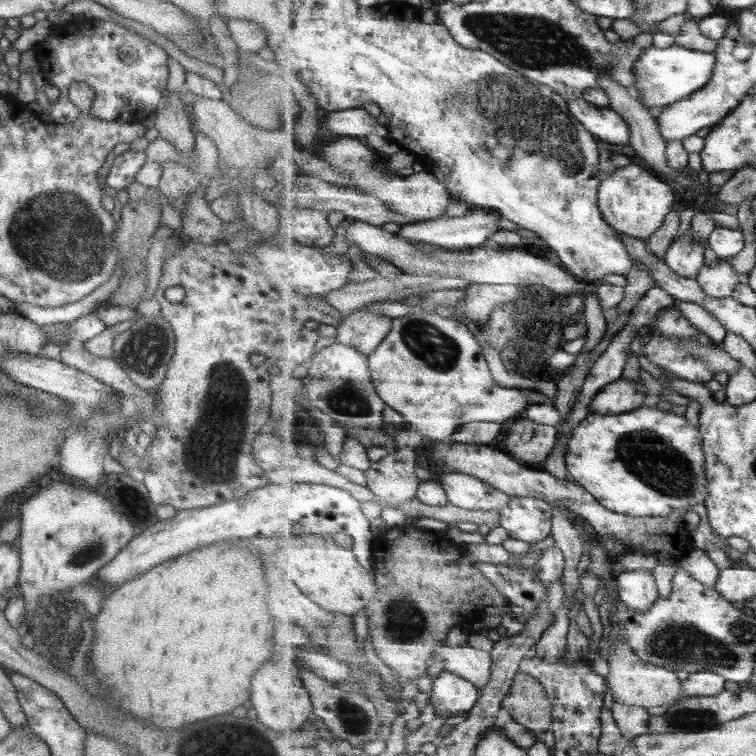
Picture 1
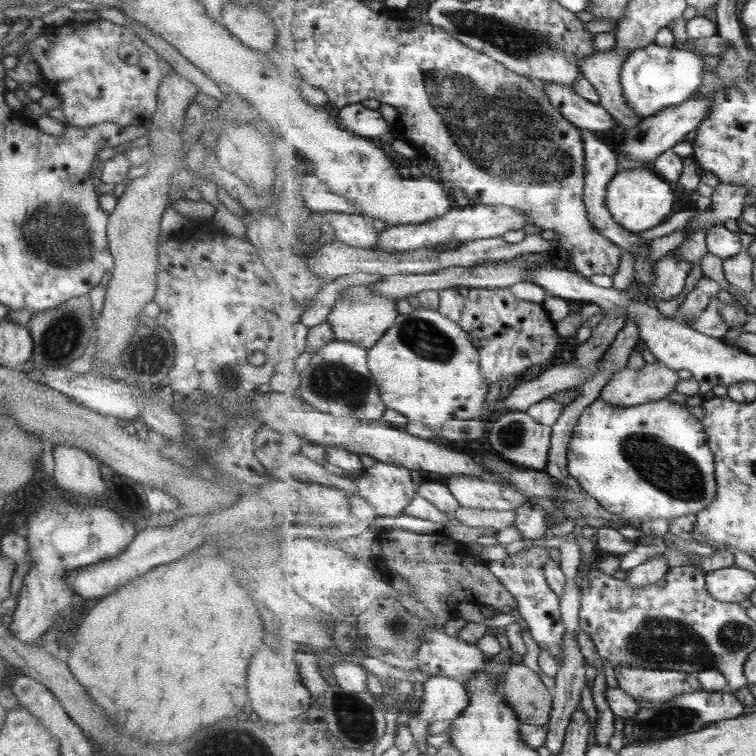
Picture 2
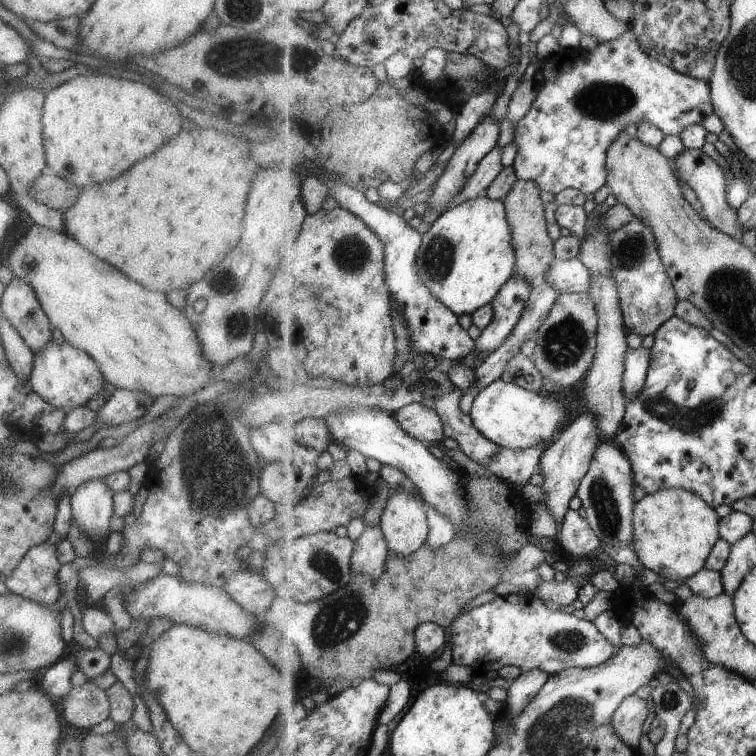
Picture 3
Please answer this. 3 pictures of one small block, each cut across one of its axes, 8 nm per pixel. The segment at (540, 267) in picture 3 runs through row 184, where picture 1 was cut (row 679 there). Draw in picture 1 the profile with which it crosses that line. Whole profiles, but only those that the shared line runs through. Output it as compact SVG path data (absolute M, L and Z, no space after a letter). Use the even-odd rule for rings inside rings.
M521 670L510 687L502 702L503 708L511 714L513 720L542 738L554 721L554 706L547 696L546 687L539 679Z

